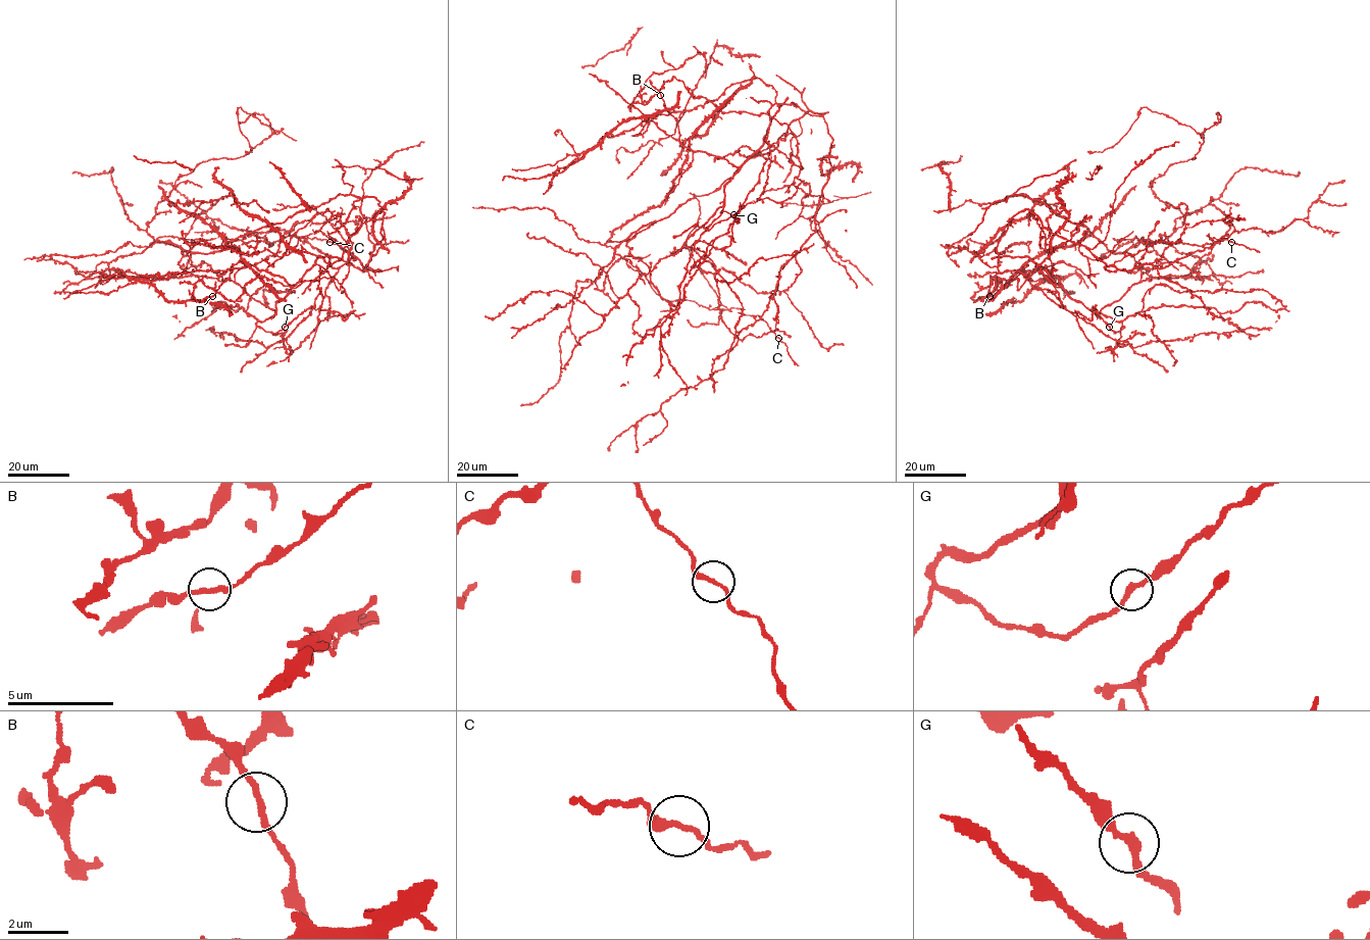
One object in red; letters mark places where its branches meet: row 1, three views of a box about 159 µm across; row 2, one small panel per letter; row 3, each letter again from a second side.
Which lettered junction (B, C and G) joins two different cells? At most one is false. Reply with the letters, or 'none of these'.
none of these

